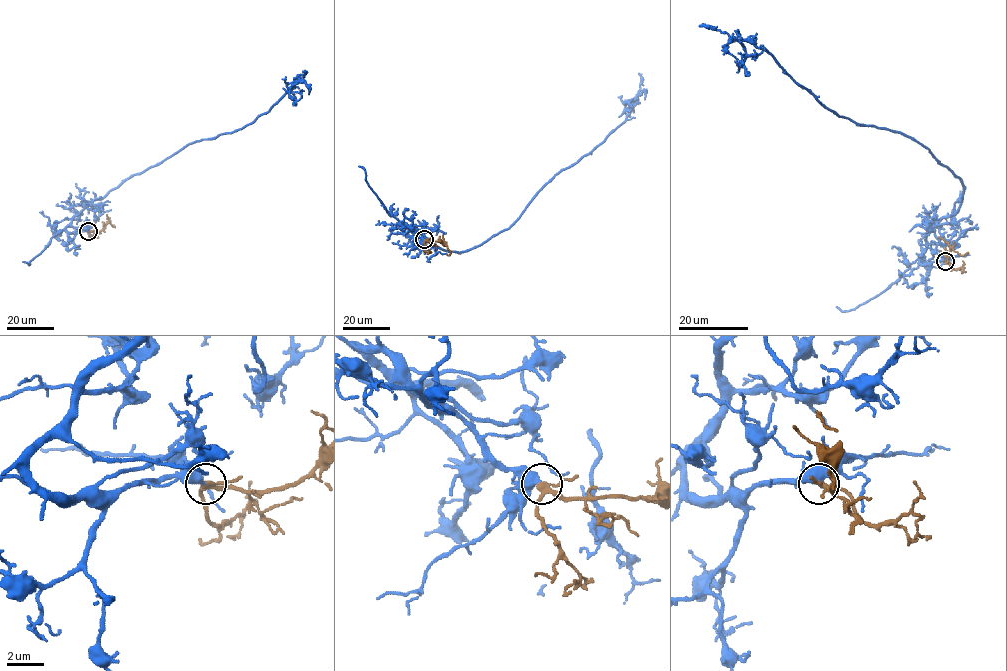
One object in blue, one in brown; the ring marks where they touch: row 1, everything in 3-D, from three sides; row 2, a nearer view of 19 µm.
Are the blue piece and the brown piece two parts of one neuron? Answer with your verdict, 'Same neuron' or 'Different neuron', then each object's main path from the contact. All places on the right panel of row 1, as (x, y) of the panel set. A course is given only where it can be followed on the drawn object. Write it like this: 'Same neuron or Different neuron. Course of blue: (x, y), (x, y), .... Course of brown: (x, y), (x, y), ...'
Same neuron. Course of blue: (944, 261), (920, 255), (960, 203), (953, 172), (905, 135), (840, 117), (745, 40), (744, 64). Course of brown: (945, 261), (947, 262), (947, 254), (952, 248), (959, 254), (967, 253)

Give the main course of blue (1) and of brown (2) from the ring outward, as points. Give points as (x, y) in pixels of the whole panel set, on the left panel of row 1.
1: (88, 231), (69, 233), (66, 227), (91, 201), (186, 145), (242, 129), (297, 81), (289, 91), (302, 97)
2: (88, 231), (98, 232), (110, 222), (115, 226), (111, 225)

